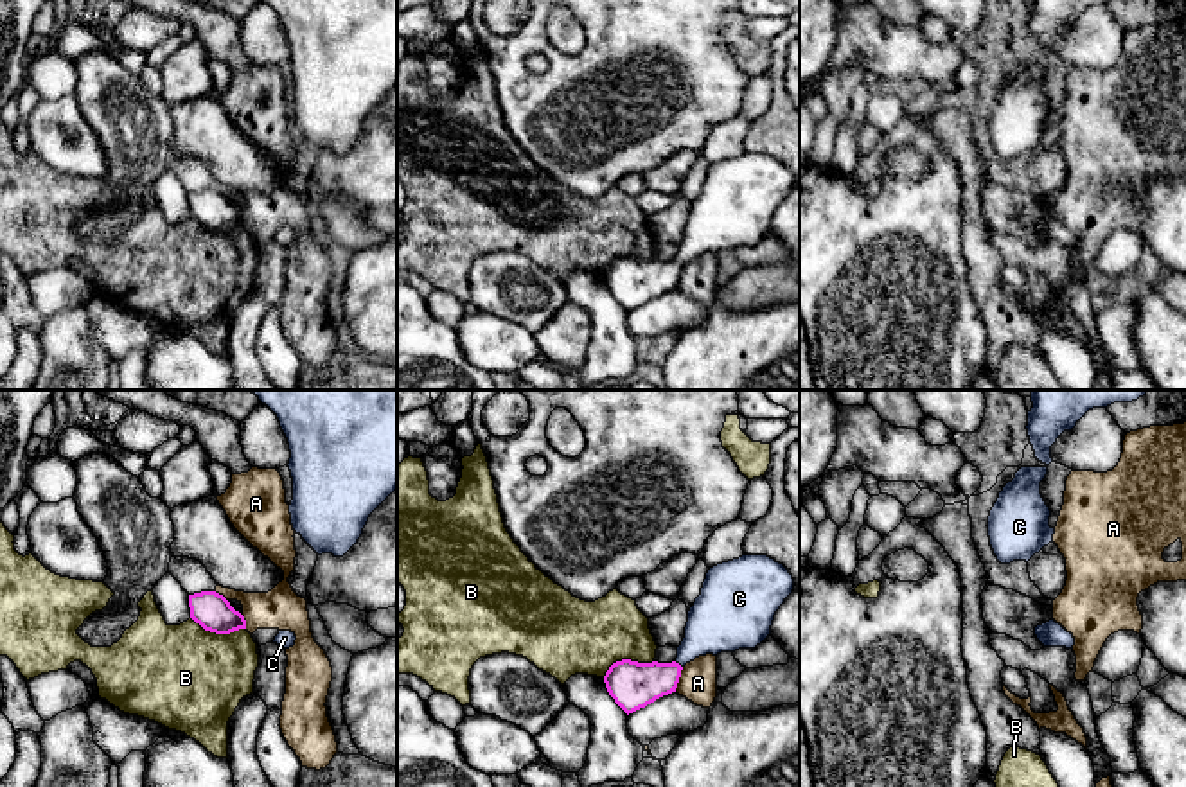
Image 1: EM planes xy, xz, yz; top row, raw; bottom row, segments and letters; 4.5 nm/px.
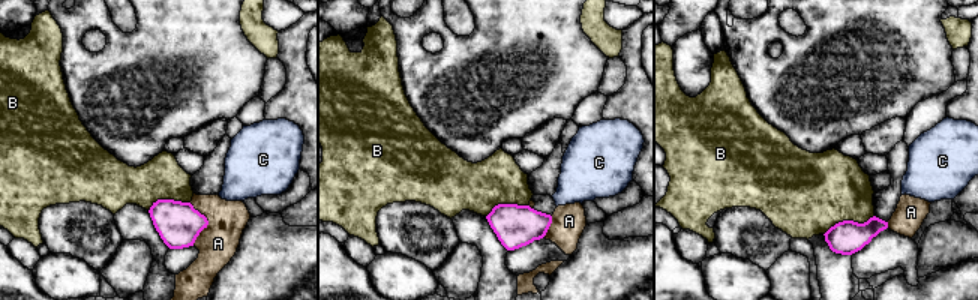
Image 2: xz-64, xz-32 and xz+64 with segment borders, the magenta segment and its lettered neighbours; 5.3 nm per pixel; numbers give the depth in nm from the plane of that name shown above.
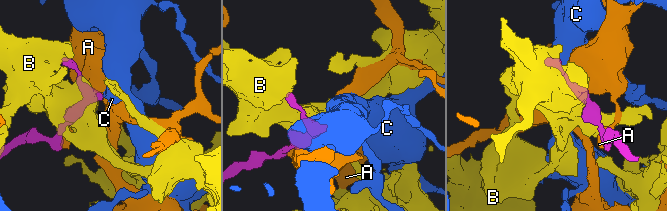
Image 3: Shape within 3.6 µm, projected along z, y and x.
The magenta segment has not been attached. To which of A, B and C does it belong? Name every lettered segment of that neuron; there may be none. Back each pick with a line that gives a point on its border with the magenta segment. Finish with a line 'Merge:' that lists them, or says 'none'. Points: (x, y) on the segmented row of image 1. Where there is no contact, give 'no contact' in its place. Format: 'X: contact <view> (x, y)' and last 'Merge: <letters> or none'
C: contact xz (678, 663)
Merge: C

